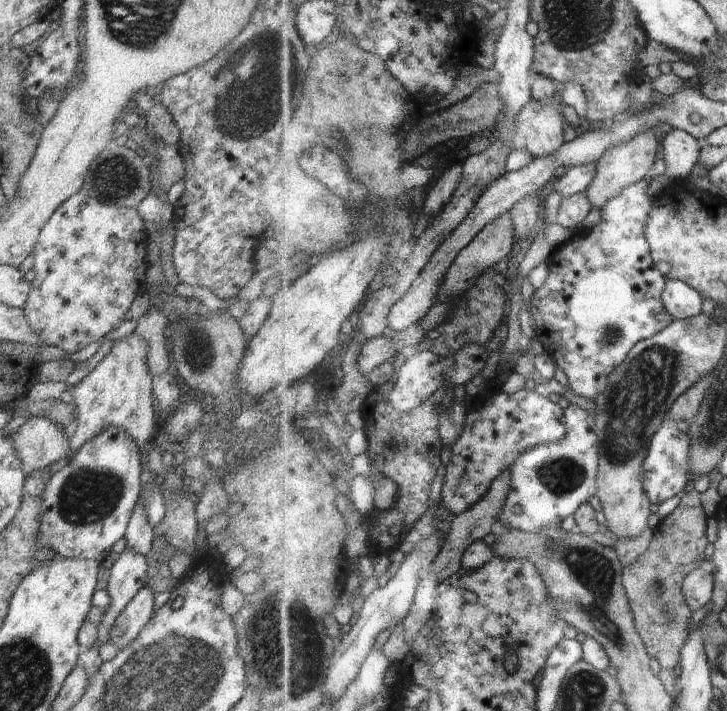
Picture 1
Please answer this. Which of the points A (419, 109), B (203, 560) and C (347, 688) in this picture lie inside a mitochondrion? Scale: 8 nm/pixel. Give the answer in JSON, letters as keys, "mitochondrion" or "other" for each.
{"A":"other","B":"other","C":"other"}

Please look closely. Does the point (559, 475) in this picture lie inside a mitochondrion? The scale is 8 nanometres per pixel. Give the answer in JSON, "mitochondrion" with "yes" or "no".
{"mitochondrion":"yes"}

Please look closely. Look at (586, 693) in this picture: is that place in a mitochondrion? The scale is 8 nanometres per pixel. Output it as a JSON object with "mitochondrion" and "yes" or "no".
{"mitochondrion":"yes"}

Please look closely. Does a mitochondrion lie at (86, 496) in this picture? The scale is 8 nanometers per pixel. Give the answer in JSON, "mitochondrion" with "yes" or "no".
{"mitochondrion":"yes"}

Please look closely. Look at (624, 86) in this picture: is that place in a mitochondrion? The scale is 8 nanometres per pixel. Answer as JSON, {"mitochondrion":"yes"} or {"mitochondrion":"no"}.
{"mitochondrion":"no"}

